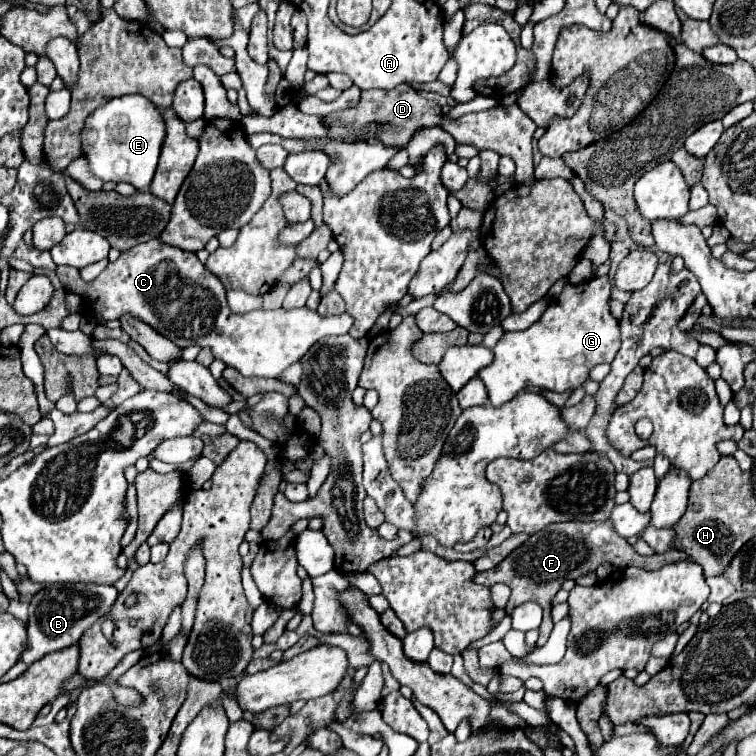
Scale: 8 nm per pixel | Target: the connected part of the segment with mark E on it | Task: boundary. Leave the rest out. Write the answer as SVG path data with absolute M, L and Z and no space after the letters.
M124 95L104 103L86 119L86 127L82 131L82 145L90 163L90 171L102 181L124 181L134 185L138 191L146 191L150 187L162 141L162 111L140 95Z

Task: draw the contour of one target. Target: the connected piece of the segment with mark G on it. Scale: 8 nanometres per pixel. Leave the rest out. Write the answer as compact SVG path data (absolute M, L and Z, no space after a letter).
M608 275L594 277L580 285L568 283L532 327L504 333L494 347L492 365L478 371L478 377L488 389L490 403L500 407L530 385L554 393L572 391L574 395L568 397L567 408L580 403L586 395L584 381L588 381L590 369L600 363L610 363L620 349L618 321L610 315L610 287Z

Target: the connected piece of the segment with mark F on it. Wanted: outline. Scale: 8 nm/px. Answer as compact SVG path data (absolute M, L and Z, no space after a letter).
M568 521L568 523L552 523L548 527L544 527L540 533L534 533L528 537L528 541L524 541L524 545L520 545L518 549L514 549L500 565L496 565L494 569L482 571L474 575L474 581L480 585L496 585L496 583L504 583L512 589L510 601L506 605L506 611L510 611L516 605L522 605L526 601L534 601L544 609L544 619L540 625L540 637L538 637L538 645L544 645L550 637L552 631L552 619L550 619L550 599L560 591L562 583L566 579L578 579L584 573L596 571L596 567L604 561L610 563L618 563L620 567L642 567L646 571L656 571L668 563L676 563L676 561L684 561L688 559L686 553L670 549L668 553L658 553L652 557L642 557L634 551L634 547L620 537L614 529L610 521L592 521L592 523L582 523L582 521Z

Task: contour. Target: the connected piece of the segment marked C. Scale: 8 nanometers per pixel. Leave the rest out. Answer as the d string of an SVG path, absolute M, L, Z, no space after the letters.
M158 239L122 253L120 259L108 263L92 283L82 281L74 267L56 267L56 273L64 285L84 297L84 311L88 315L102 313L104 319L118 319L122 313L132 313L180 349L190 347L190 343L210 347L216 359L234 367L244 377L278 377L318 339L328 335L346 335L352 327L352 317L348 313L338 317L320 317L308 307L236 315L226 303L222 281L208 273L194 253L174 249Z

